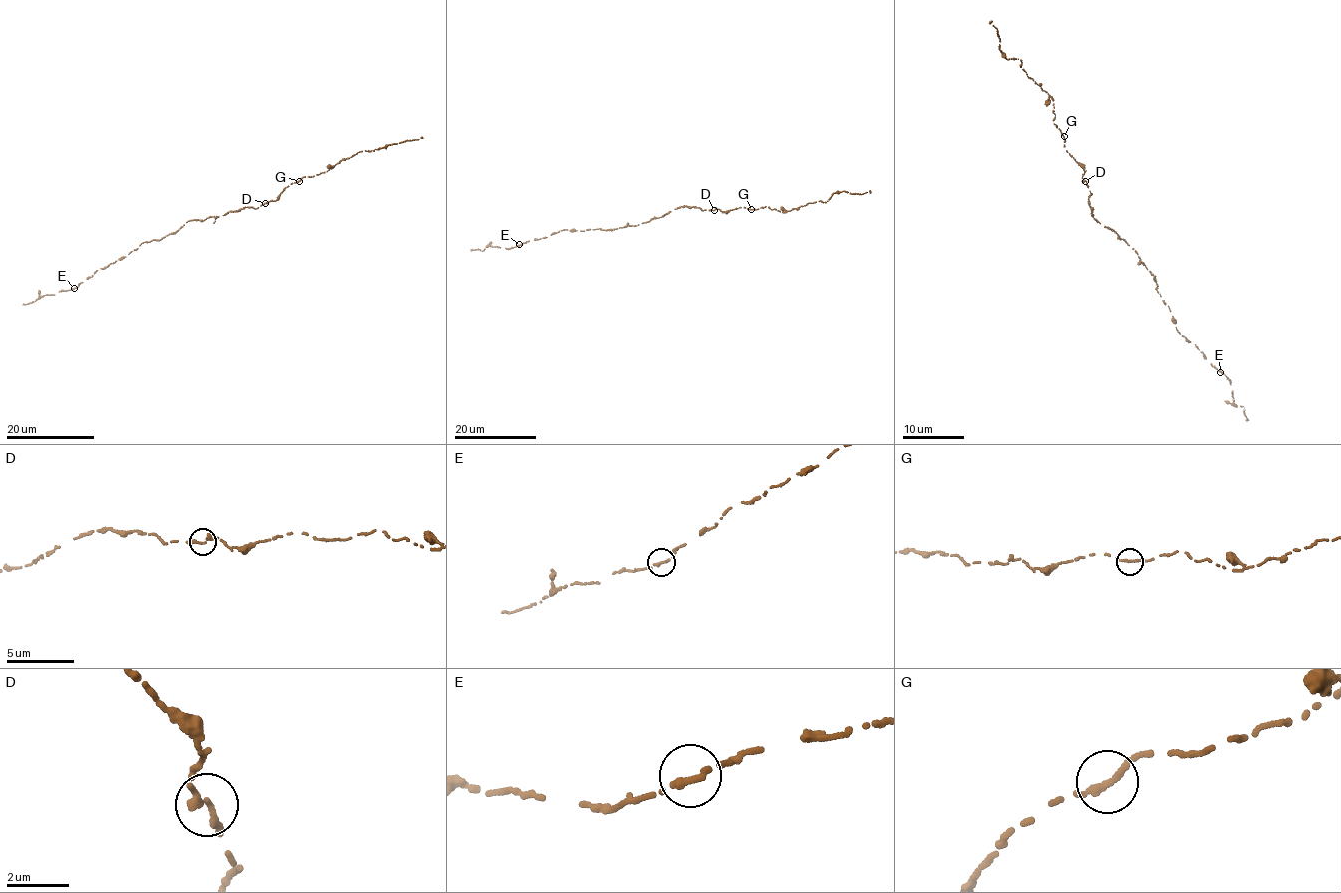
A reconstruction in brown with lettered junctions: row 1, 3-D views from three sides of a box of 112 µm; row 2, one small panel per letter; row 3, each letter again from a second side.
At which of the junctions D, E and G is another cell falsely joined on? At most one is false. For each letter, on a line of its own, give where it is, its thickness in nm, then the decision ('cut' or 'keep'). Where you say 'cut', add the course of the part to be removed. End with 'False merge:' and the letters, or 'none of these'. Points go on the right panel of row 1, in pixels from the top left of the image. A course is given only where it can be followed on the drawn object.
D: place (1085, 181); calibre 300 nm; keep
E: place (1220, 372); calibre 280 nm; keep
G: place (1064, 136); calibre 300 nm; keep
False merge: none of these

